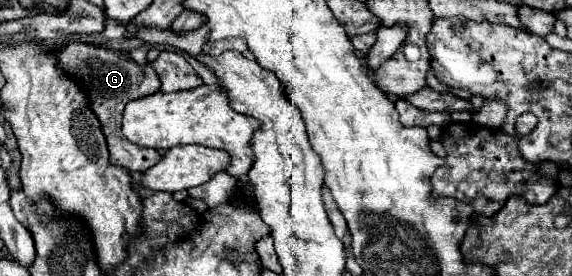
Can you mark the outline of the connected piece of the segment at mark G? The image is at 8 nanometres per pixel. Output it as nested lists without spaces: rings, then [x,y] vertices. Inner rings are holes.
[[[72,42],[62,50],[58,48],[56,58],[58,58],[60,70],[68,72],[70,76],[74,76],[76,80],[80,80],[86,86],[86,92],[90,94],[90,104],[92,104],[94,112],[98,114],[102,128],[104,128],[104,134],[106,134],[106,142],[108,142],[108,150],[110,150],[110,162],[124,166],[128,170],[138,170],[138,172],[144,172],[144,170],[152,168],[154,164],[158,164],[162,158],[158,150],[134,146],[122,134],[124,106],[130,100],[154,94],[160,88],[158,76],[154,74],[152,66],[146,64],[142,68],[132,58],[120,58],[116,50],[108,50],[108,48],[100,48],[100,46],[92,46],[92,44],[84,44],[84,42]]]

